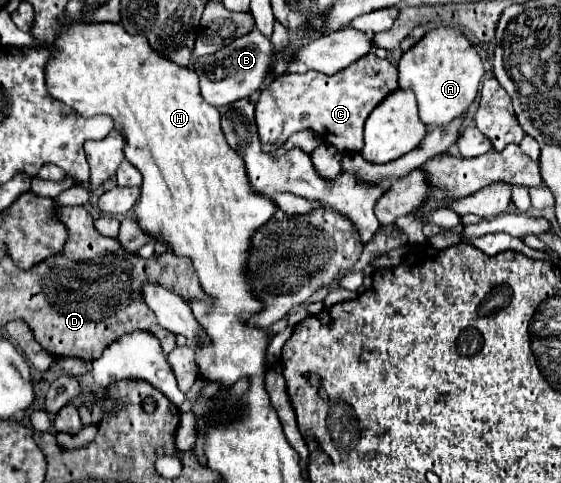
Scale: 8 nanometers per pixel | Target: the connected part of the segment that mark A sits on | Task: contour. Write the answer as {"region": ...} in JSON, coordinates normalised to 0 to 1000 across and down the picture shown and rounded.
{"region":[[[774,58],[738,99],[717,112],[713,182],[734,186],[745,203],[749,248],[759,261],[791,261],[831,232],[852,195],[863,137],[852,108],[816,58]]]}

